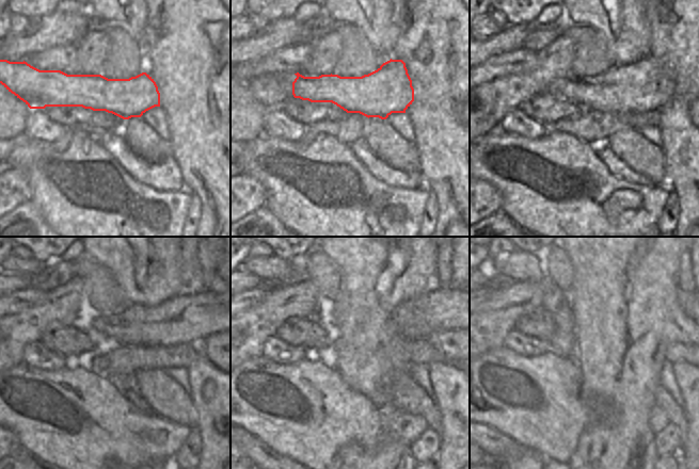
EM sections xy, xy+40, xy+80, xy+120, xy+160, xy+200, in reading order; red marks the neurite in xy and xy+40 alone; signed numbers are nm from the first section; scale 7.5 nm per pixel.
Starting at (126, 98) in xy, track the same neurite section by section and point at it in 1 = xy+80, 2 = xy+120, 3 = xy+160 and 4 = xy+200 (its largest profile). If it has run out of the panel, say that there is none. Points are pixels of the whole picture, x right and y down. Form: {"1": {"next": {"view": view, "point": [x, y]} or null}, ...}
{"1": {"next": {"view": "xy+80", "point": [645, 85]}}, "2": {"next": {"view": "xy+120", "point": [190, 318]}}, "3": {"next": {"view": "xy+160", "point": [446, 308]}}, "4": {"next": {"view": "xy+200", "point": [686, 301]}}}

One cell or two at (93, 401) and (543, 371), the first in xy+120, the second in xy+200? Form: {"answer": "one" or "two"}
{"answer": "one"}

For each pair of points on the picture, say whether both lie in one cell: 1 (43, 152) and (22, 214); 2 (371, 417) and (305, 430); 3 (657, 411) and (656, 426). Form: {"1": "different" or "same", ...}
{"1": "different", "2": "same", "3": "same"}

